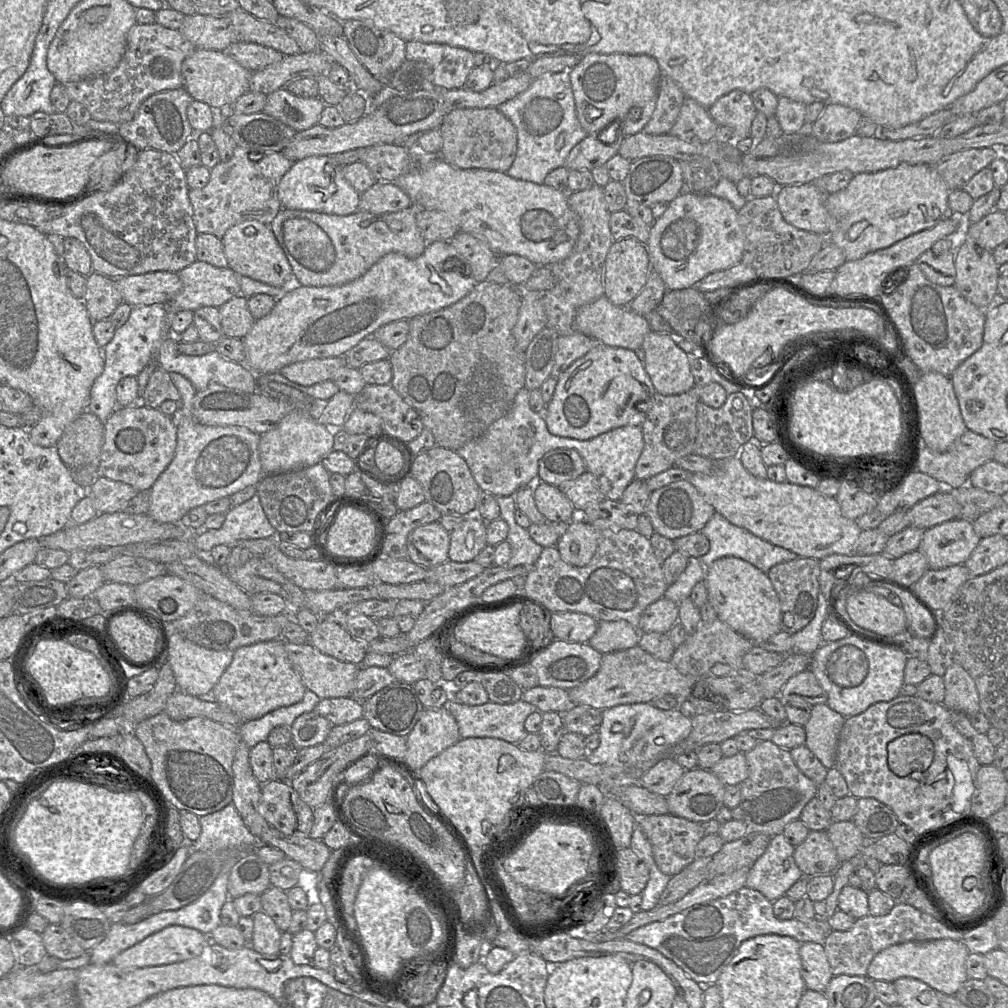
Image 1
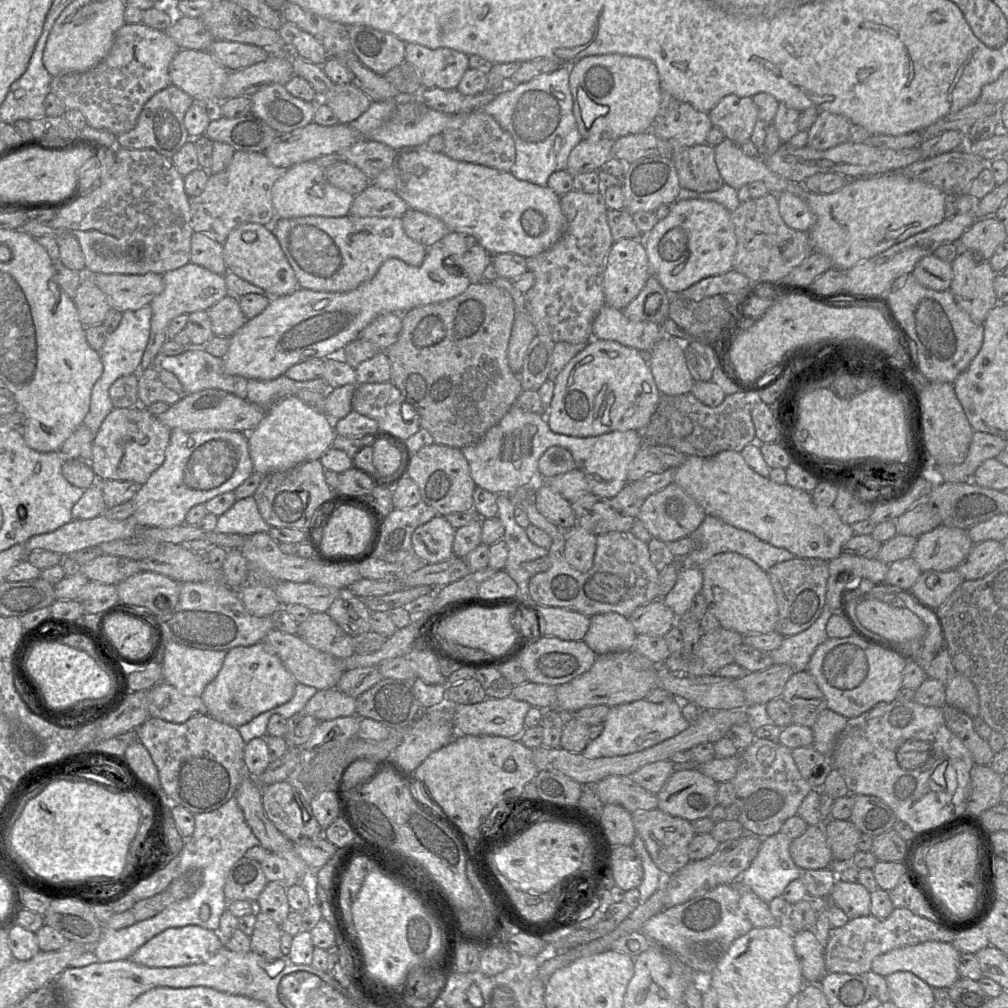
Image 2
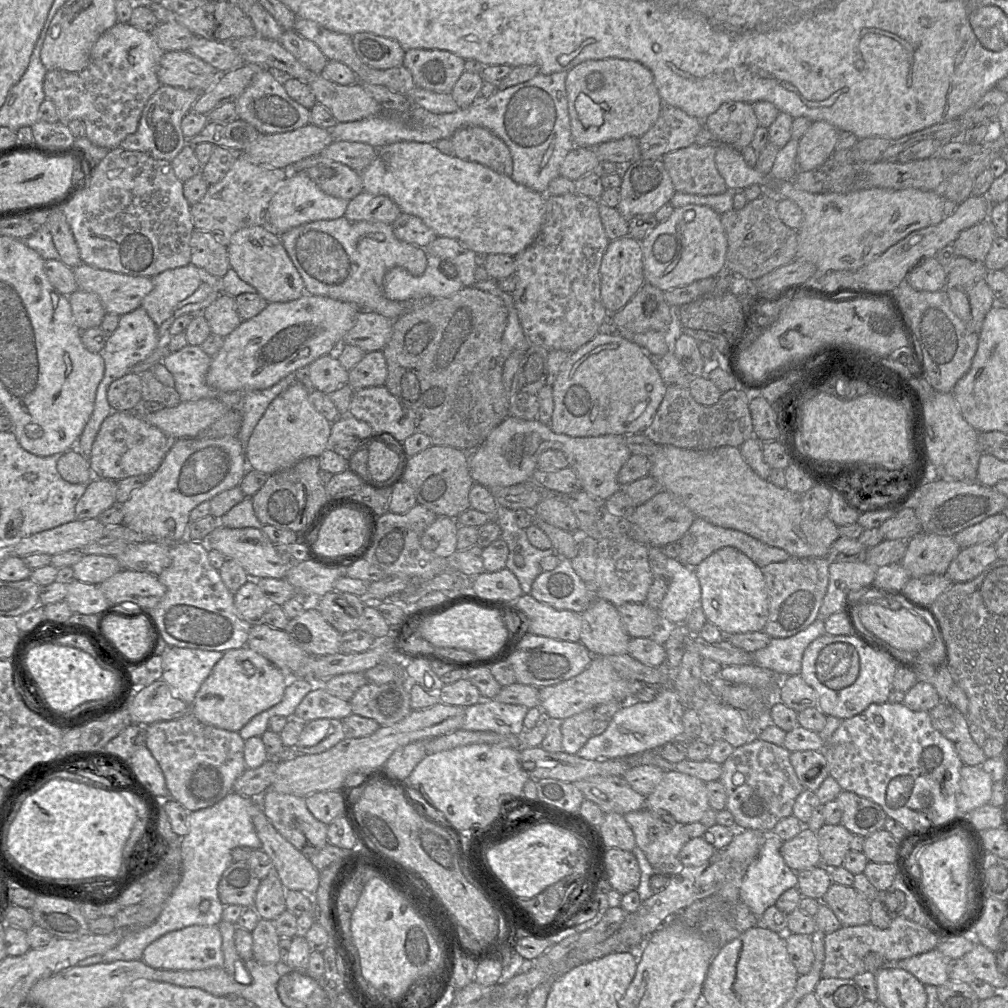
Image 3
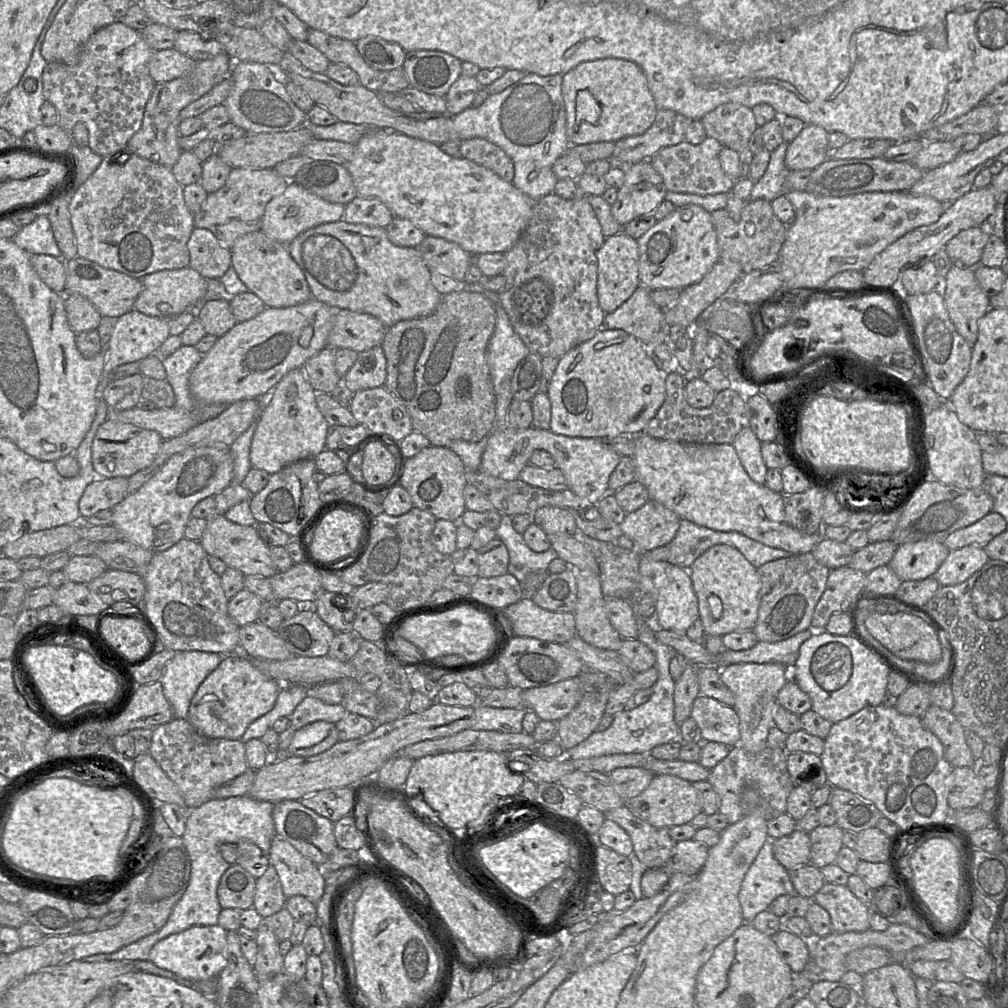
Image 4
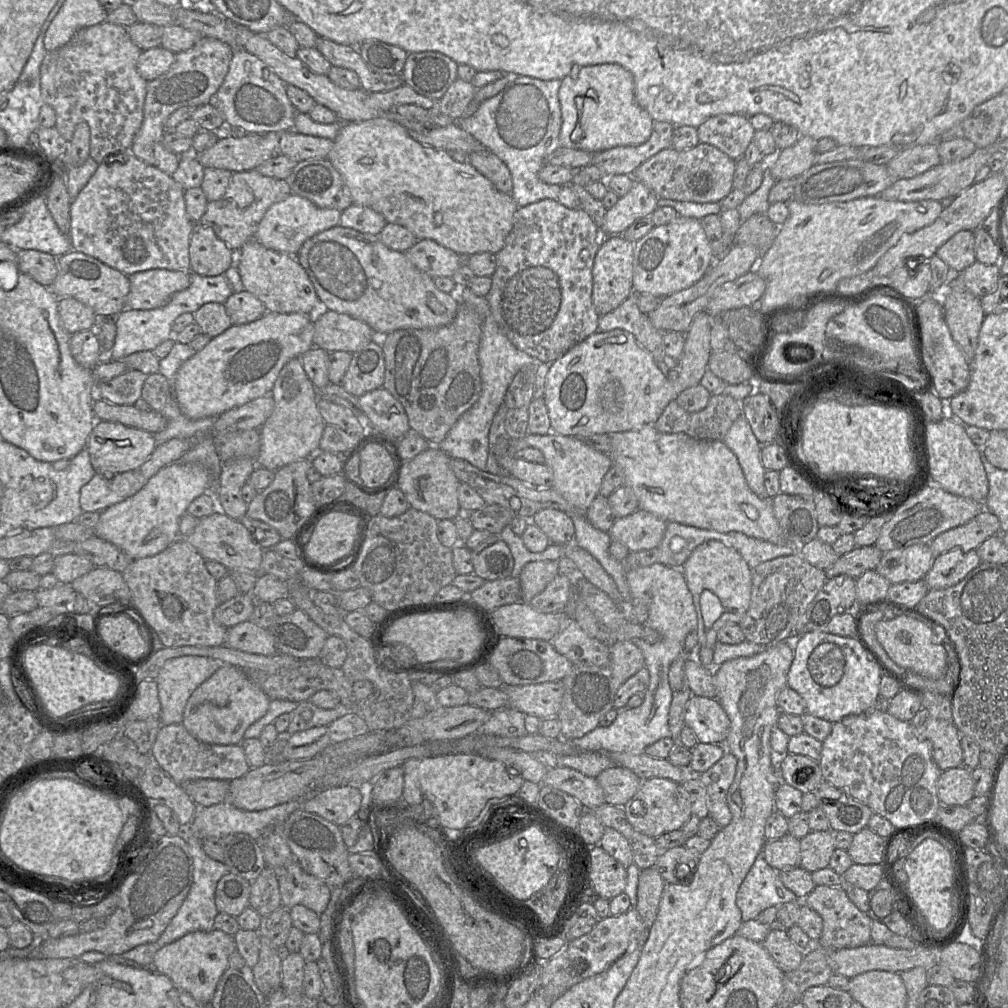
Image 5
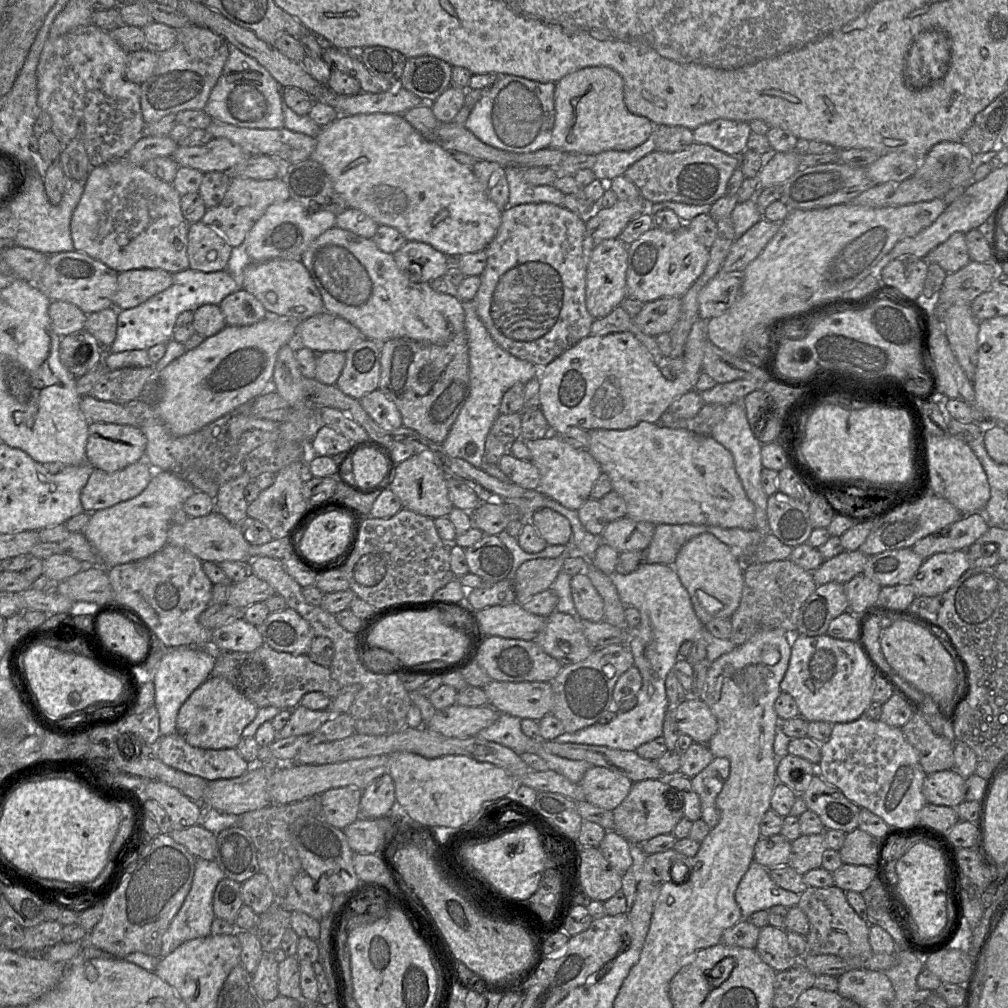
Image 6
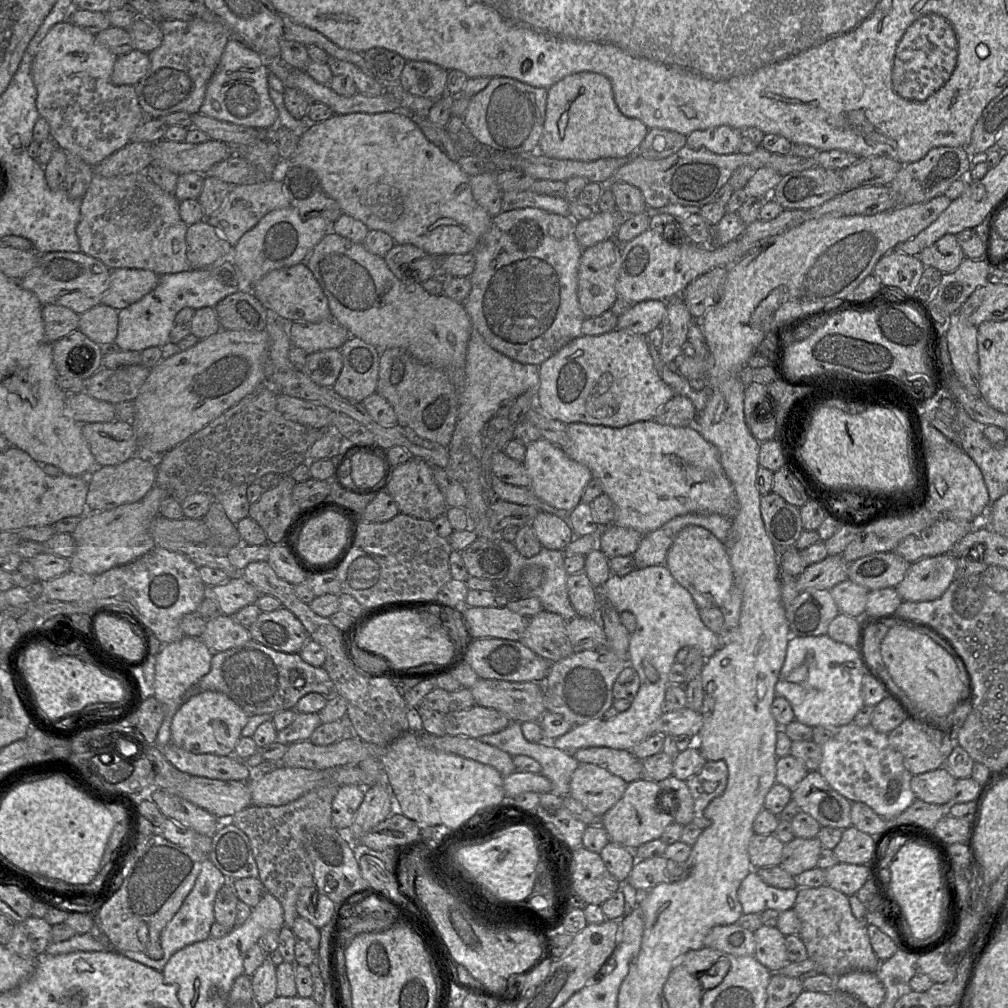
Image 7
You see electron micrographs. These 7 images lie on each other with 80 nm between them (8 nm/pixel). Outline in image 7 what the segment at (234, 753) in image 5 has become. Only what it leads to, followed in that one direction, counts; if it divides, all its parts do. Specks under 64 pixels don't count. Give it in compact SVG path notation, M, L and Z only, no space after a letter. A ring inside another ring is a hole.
M172 743L162 750L174 767L187 774L217 780L250 780L250 768L234 755L194 754Z

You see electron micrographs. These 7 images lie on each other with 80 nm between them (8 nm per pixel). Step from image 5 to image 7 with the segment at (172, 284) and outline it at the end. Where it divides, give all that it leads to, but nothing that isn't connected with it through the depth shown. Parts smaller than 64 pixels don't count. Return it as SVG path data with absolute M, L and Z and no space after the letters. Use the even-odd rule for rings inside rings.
M110 269L110 286L102 298L102 304L118 311L138 302L153 291L159 276L150 270Z

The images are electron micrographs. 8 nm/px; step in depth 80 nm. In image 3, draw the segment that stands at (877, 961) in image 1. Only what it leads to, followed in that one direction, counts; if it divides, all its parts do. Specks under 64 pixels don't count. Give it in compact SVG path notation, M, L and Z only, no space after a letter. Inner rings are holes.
M934 948L905 959L885 961L882 968L904 969L924 985L929 984L938 987L949 979L947 964L950 959Z

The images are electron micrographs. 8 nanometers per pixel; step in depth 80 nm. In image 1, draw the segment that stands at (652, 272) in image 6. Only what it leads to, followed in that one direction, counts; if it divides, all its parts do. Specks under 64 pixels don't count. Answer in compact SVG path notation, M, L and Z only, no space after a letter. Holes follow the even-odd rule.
M686 192L678 194L662 216L654 220L646 247L651 266L658 271L667 290L685 289L713 272L739 264L744 253L744 232L738 222L738 211L730 202L708 193Z

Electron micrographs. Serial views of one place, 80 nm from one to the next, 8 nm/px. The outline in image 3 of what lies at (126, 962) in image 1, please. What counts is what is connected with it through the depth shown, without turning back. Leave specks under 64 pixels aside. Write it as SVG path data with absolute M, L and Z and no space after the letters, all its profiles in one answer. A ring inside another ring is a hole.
M189 926L172 931L150 943L144 949L141 960L152 968L165 970L223 967L222 936L218 926Z

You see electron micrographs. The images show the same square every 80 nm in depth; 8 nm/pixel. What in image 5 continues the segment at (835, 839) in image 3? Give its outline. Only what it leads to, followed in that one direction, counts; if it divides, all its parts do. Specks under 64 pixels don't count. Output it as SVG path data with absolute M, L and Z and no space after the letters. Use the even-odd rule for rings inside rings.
M832 830L810 832L800 839L799 866L810 873L824 869L829 866L835 849Z

